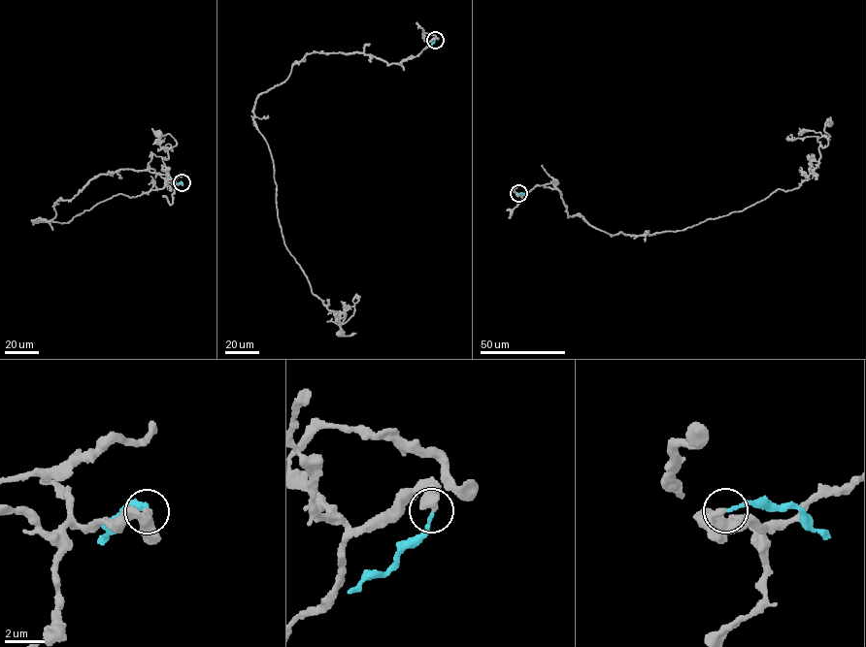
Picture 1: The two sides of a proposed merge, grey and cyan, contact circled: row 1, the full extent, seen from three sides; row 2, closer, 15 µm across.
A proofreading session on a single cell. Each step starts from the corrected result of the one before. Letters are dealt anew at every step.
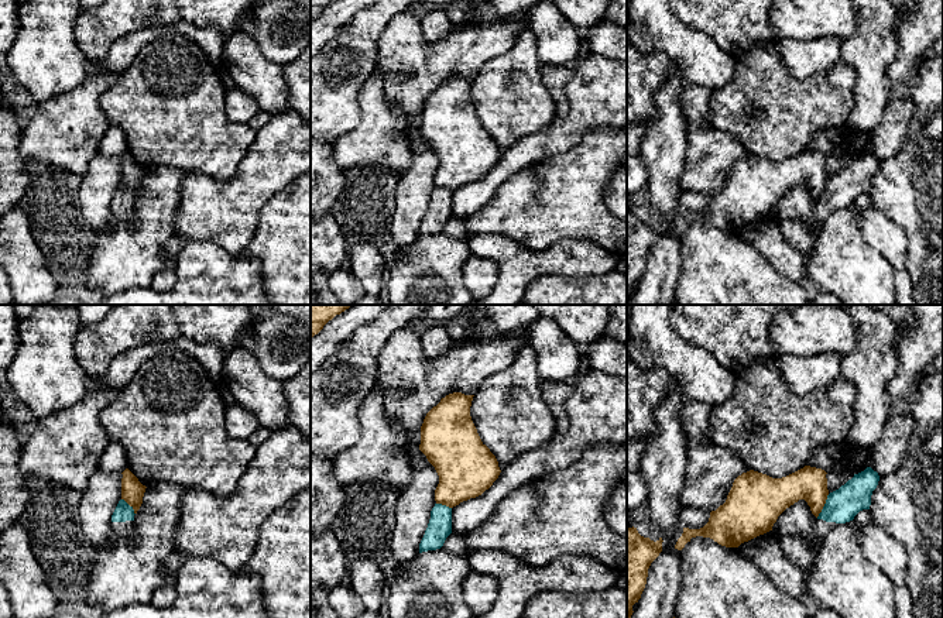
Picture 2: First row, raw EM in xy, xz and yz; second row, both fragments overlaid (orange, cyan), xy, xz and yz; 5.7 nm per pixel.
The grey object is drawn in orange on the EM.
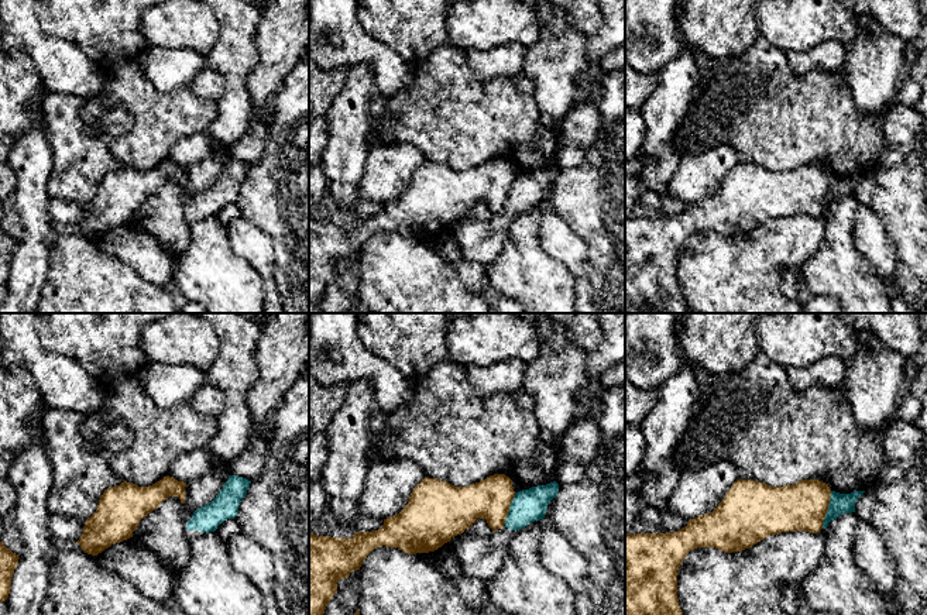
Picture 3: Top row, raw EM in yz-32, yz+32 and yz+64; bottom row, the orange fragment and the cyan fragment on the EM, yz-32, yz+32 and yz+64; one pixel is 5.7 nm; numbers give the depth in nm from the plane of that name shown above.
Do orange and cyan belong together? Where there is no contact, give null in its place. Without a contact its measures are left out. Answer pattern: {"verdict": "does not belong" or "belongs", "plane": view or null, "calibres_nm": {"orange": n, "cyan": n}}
{"verdict": "does not belong", "plane": "yz", "calibres_nm": {"orange": 190, "cyan": 190}}

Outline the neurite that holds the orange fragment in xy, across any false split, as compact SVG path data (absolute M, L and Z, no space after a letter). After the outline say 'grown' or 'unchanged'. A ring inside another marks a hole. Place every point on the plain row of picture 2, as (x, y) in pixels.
M126 152L121 158L121 183L124 183L134 193L134 198L137 198L143 188L147 171L143 169L128 152Z | unchanged

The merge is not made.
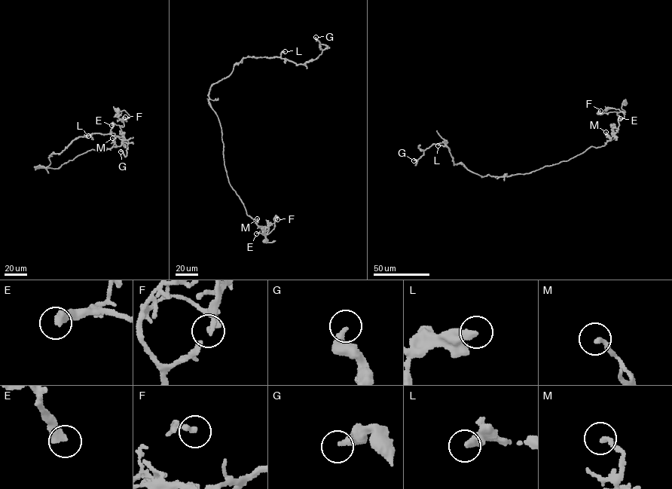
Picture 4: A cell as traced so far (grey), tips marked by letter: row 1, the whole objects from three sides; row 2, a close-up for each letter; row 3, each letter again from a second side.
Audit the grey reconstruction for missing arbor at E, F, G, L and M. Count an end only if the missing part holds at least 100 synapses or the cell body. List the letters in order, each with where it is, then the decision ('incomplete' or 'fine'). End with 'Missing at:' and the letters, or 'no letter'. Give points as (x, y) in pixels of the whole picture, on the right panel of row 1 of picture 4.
E: place (620, 118); fine
F: place (600, 111); fine
G: place (413, 160); fine
L: place (438, 145); fine
M: place (606, 132); fine
Missing at: no letter

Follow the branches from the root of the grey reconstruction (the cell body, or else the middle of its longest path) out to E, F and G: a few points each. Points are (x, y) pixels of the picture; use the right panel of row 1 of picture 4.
E: (625, 103), (621, 105), (624, 111), (624, 117), (620, 119), (618, 116), (620, 118)
F: (625, 103), (621, 105), (624, 114), (612, 111), (601, 114), (600, 111)
G: (625, 103), (604, 145), (529, 173), (482, 176), (453, 163), (445, 141), (413, 160)

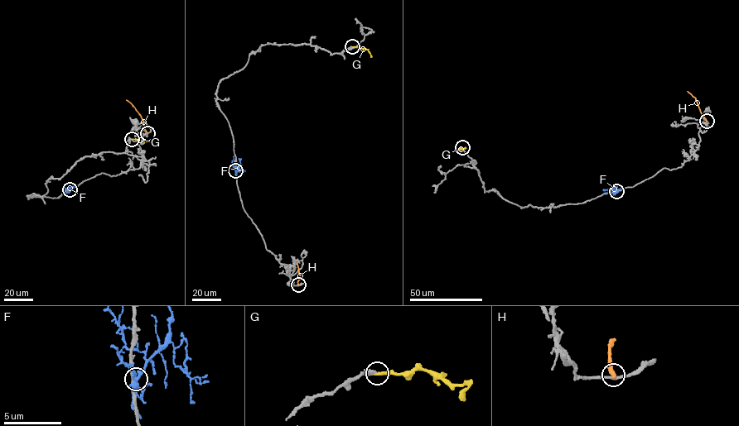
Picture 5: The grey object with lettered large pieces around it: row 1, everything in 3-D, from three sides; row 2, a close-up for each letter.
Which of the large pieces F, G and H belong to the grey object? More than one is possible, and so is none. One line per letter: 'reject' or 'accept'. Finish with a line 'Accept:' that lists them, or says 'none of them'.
F: reject
G: accept
H: reject
Accept: G

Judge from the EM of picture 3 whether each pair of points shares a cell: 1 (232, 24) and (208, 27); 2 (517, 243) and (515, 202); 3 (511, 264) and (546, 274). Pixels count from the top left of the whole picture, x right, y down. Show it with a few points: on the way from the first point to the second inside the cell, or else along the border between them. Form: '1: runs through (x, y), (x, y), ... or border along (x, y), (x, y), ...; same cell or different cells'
1: border along (215, 14), (219, 23), (219, 37), (206, 57); different cells
2: border along (539, 203), (515, 216), (503, 247); different cells
3: runs through (519, 271), (538, 274); same cell

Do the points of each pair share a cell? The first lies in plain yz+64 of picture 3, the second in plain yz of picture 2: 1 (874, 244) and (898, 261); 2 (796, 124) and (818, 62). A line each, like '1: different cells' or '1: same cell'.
1: same cell
2: different cells

